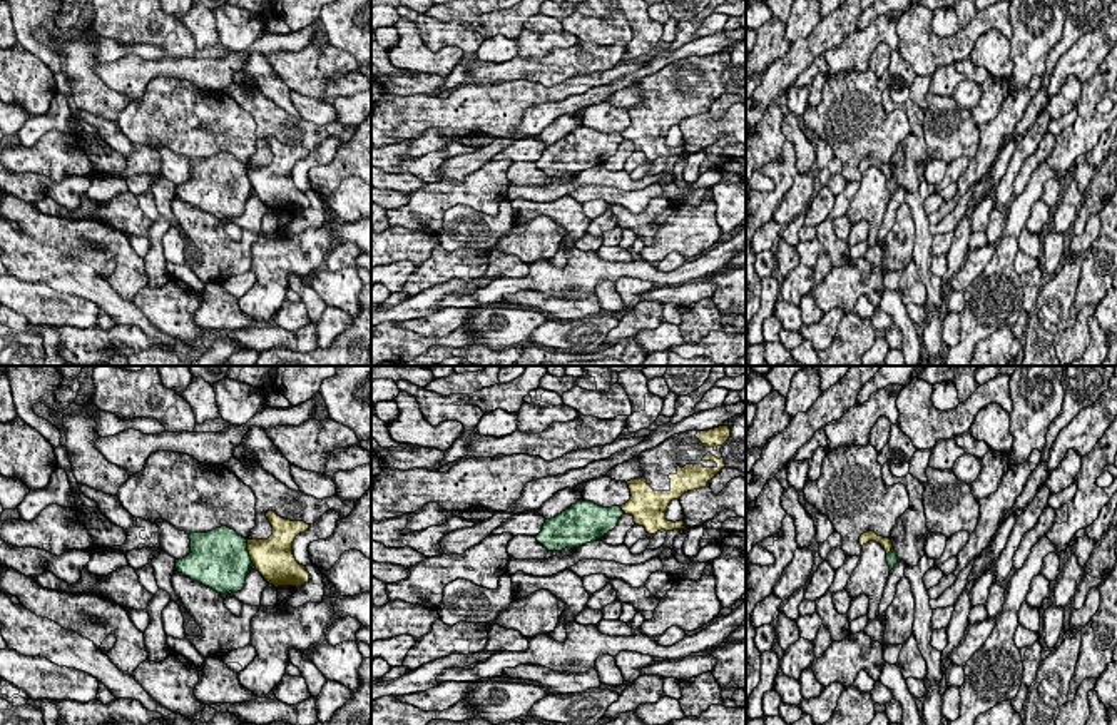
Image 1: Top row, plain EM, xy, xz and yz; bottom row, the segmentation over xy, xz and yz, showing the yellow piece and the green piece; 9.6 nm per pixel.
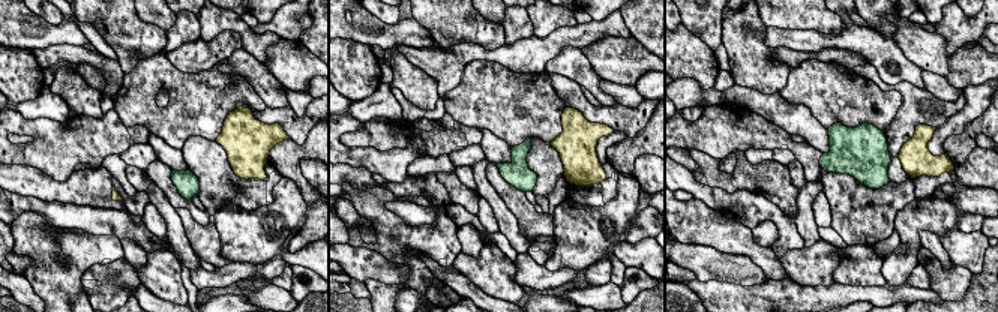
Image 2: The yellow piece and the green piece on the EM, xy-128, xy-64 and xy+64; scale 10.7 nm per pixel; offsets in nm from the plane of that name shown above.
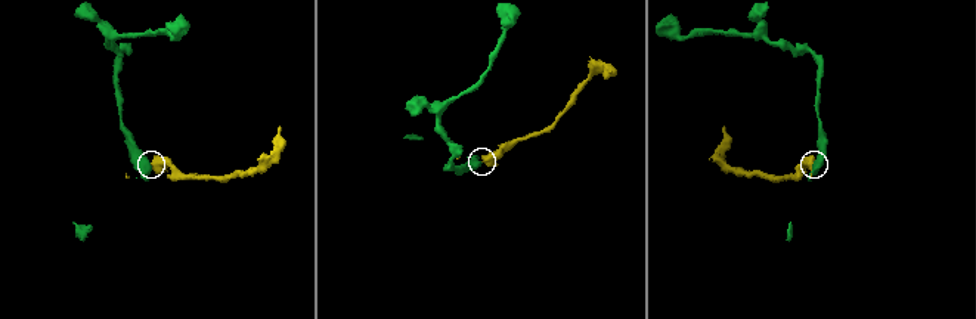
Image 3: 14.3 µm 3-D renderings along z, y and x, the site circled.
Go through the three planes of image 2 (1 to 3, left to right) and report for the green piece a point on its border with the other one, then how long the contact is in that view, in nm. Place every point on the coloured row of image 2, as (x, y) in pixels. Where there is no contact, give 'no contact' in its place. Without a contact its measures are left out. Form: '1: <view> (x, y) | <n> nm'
1: no contact
2: no contact
3: no contact

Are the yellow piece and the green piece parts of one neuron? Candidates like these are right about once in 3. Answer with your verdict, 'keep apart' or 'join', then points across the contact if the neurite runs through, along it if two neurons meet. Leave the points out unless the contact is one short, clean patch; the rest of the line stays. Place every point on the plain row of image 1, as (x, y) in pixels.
keep apart; border along xy (246, 166), (246, 176), (253, 189)

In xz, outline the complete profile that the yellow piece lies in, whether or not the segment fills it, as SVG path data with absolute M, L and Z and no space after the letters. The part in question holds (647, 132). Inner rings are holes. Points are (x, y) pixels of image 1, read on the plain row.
M719 52L709 57L686 57L671 62L659 72L639 80L642 105L627 107L630 125L622 130L634 149L649 160L661 155L686 155L684 147L667 147L666 137L672 125L684 119L706 114L726 92L721 79L729 65L731 53Z

